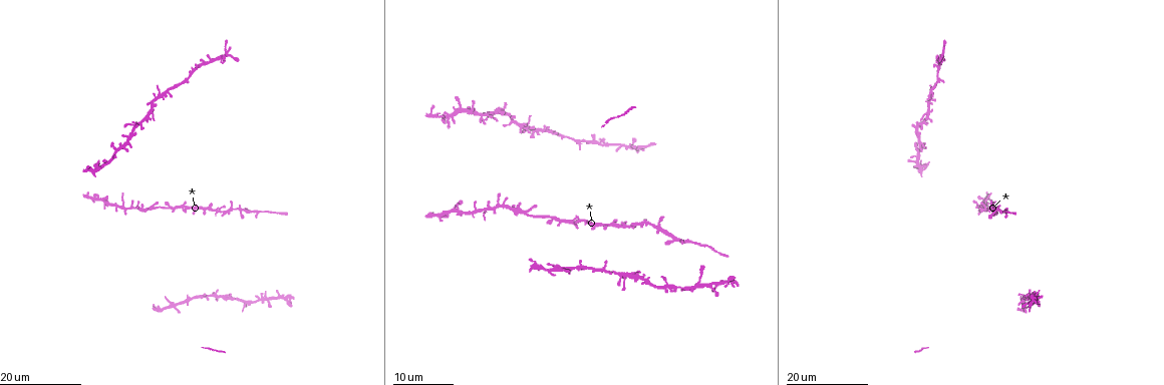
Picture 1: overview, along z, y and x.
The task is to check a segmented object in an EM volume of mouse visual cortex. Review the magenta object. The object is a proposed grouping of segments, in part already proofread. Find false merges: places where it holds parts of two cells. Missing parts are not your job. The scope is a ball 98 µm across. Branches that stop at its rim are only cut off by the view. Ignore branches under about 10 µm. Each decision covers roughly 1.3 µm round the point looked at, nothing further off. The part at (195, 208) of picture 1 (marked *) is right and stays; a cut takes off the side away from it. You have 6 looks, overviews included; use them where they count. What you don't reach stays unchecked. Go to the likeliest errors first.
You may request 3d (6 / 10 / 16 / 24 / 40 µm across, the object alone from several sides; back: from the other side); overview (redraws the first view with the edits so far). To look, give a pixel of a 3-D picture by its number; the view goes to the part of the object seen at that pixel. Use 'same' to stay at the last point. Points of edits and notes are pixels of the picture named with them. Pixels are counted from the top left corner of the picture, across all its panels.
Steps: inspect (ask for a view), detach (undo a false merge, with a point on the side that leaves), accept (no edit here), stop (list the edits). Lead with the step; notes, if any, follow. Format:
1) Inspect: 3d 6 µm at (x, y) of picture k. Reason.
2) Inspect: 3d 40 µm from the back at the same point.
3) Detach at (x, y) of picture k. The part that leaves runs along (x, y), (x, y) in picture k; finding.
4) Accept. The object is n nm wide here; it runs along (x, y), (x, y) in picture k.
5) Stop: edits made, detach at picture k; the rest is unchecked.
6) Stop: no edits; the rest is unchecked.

Inspect: 3d 16 µm at (264, 300) of picture 1. Four or more arms meet.

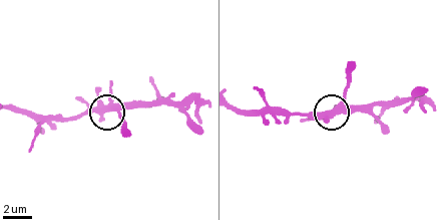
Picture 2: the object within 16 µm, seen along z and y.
Inspect: 3d 6 µm at (113, 107) of picture 2. Closer look.

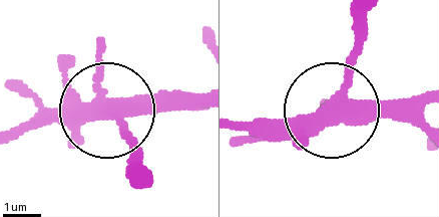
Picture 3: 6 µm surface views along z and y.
Accept. The object is 390 nm wide here; all the same cell.

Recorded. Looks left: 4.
Inspect: 3d 16 µm at (619, 273) of picture 1. Four-way junction.

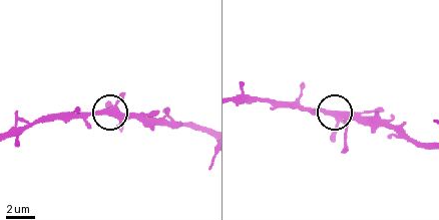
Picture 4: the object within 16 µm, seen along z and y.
Inspect: 3d 10 µm at (105, 113) of picture 4.

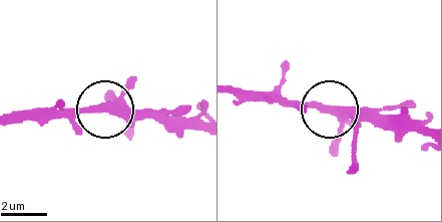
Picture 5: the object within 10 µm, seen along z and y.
Accept. Continuous, no second cell.

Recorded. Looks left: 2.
Inspect: 3d 16 µm at (104, 201) of picture 1.

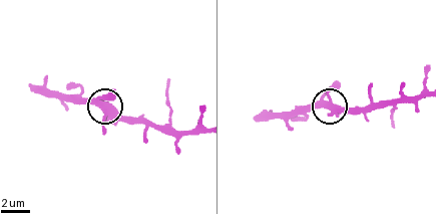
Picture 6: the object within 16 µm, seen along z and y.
Inspect: 3d 6 µm at (108, 111) of picture 6. Closer look.

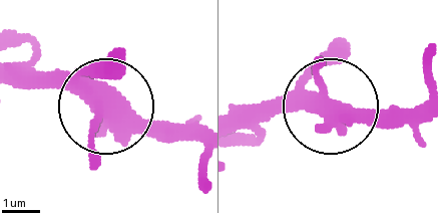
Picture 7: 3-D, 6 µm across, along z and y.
Accept. 4 arms meet here; it runs along (418, 110), (351, 114), (313, 94), (310, 74), (332, 39) in picture 7; one cell here.

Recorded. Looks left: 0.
Stop: no edits; the rest is unchecked.

